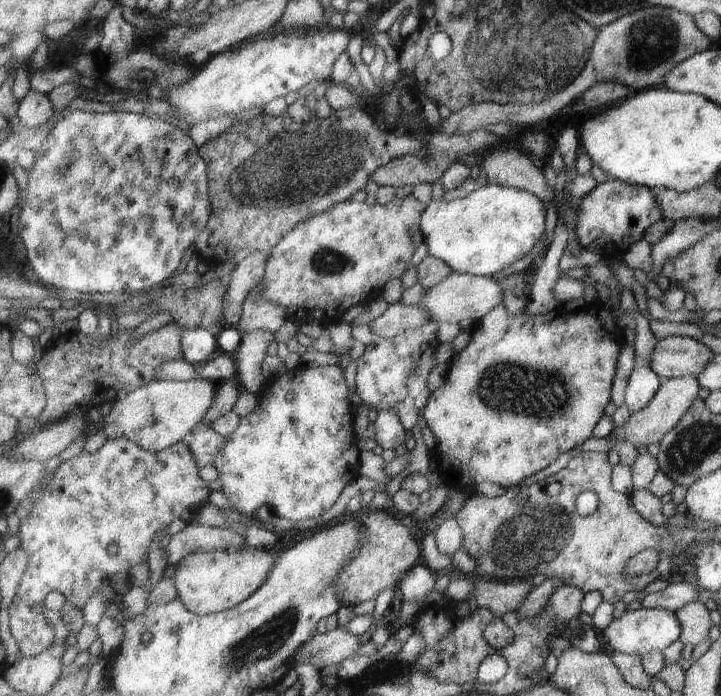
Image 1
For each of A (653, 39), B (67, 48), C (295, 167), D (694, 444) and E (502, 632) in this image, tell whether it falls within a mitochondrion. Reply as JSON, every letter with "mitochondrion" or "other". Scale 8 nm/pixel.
{"A":"mitochondrion","B":"mitochondrion","C":"mitochondrion","D":"mitochondrion","E":"mitochondrion"}

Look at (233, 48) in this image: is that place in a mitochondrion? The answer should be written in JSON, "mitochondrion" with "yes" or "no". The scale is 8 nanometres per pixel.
{"mitochondrion":"no"}

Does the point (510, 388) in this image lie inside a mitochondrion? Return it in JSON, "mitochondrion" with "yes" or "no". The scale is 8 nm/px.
{"mitochondrion":"yes"}

